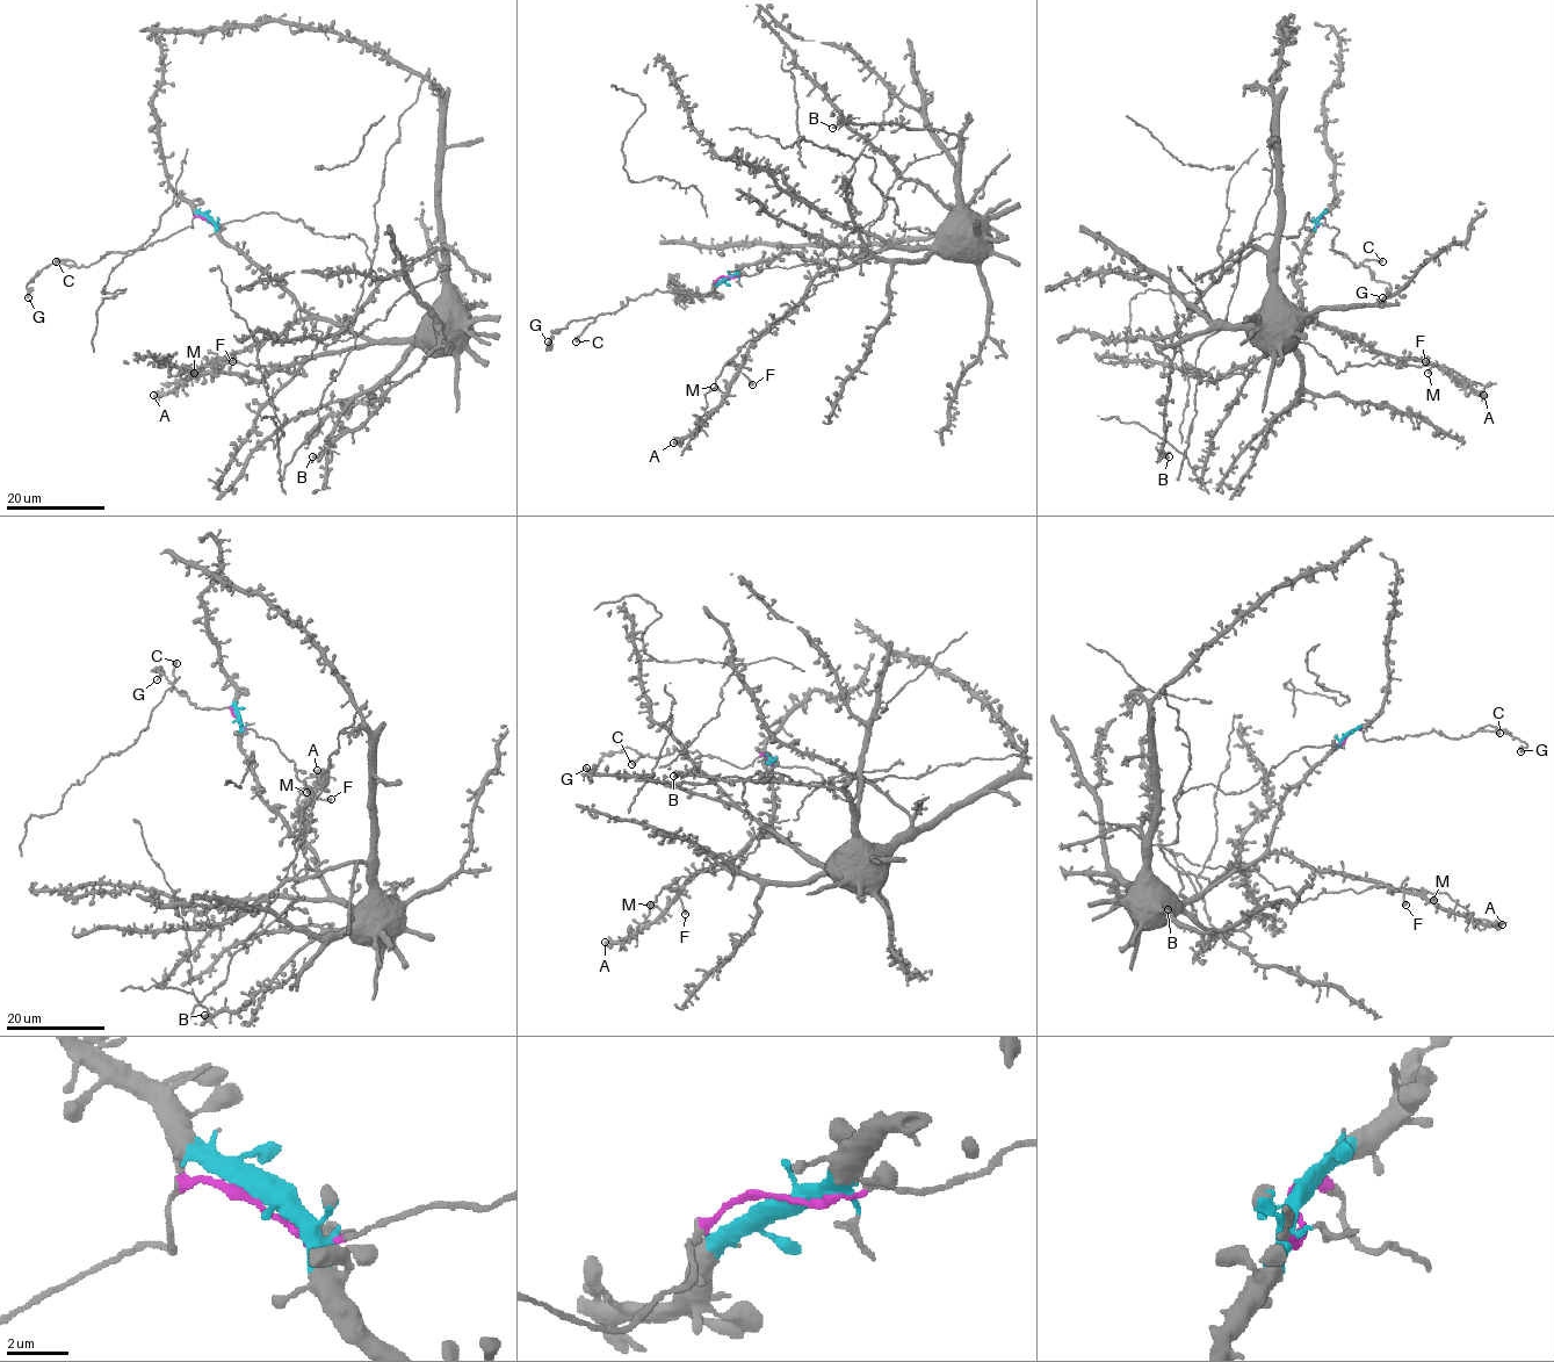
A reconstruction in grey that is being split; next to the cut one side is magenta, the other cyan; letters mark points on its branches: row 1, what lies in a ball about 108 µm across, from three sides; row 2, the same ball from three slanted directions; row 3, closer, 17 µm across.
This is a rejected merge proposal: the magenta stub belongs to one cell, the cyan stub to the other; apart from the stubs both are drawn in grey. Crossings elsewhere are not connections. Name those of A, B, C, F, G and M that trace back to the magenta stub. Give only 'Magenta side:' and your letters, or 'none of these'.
Magenta side: C, G

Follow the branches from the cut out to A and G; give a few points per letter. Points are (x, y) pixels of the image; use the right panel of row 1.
A: (1318, 220), (1292, 272), (1301, 308), (1322, 326), (1337, 328), (1387, 354), (1437, 365), (1483, 395)
G: (1318, 220), (1339, 230), (1330, 249), (1388, 283), (1382, 297)

